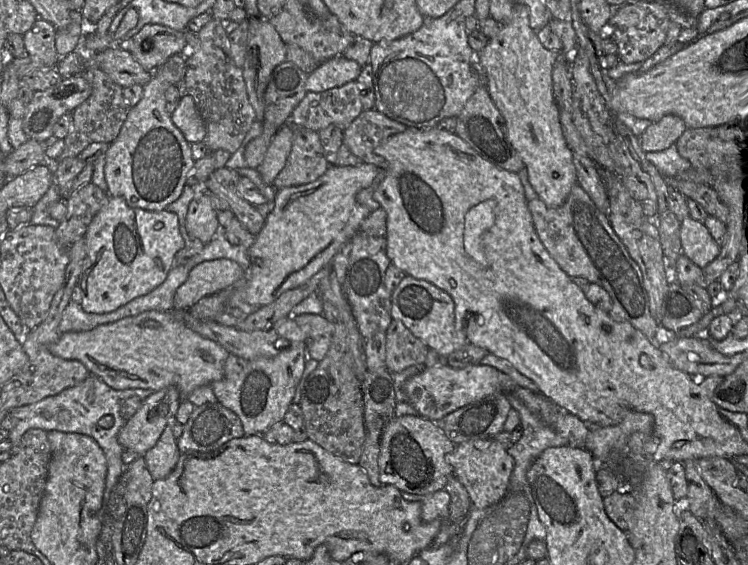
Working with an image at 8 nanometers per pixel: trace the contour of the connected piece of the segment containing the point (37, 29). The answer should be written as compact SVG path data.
M37 18L33 26L22 34L25 50L30 57L38 58L43 66L55 67L59 57L55 48L56 29Z

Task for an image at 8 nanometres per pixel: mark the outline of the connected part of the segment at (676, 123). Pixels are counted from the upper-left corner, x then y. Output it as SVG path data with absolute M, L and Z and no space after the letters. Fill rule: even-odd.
M667 114L652 124L641 135L645 150L662 149L680 138L688 128L688 123L680 116Z

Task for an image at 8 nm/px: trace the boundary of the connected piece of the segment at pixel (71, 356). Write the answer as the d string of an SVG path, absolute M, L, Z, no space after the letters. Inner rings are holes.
M153 310L100 325L89 331L63 333L55 343L50 345L49 350L60 358L81 362L90 375L98 377L114 390L141 388L156 392L168 386L175 386L182 399L196 388L222 379L224 363L230 354L213 340L187 328L171 313Z

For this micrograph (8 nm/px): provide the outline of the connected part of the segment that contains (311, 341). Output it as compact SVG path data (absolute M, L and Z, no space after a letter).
M304 313L292 316L308 337L307 358L322 360L331 345L333 327L322 314Z

